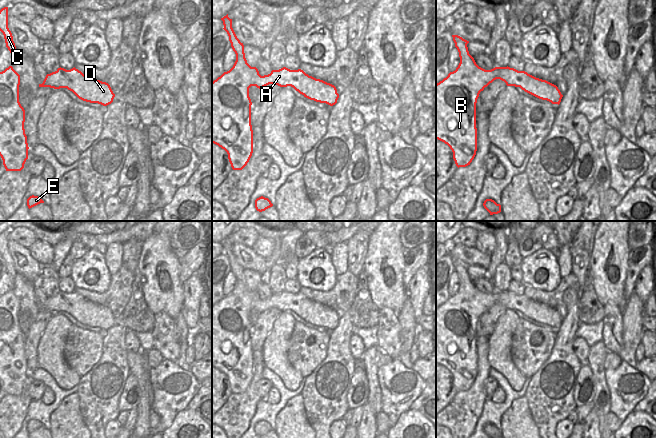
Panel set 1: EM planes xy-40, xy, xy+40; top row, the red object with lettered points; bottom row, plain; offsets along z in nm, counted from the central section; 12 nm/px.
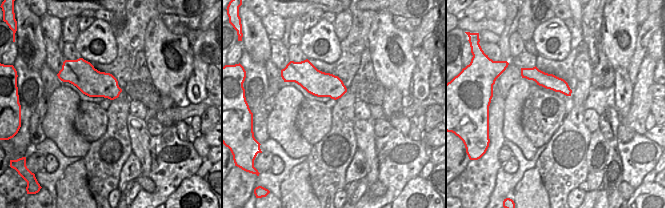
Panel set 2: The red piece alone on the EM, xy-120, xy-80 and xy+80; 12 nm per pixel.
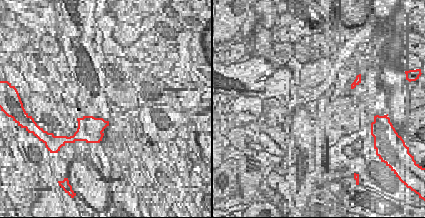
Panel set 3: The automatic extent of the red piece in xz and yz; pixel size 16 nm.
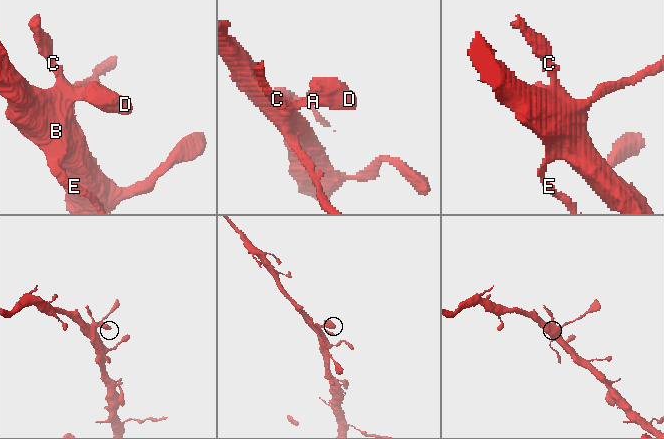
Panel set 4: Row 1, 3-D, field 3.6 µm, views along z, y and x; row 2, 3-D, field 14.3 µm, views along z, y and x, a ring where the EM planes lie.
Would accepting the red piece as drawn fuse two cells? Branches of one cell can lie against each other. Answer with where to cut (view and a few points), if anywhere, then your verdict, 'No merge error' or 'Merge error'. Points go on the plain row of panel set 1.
No split. No merge error.

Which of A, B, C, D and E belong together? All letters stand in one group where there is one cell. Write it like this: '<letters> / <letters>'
A B C D E

